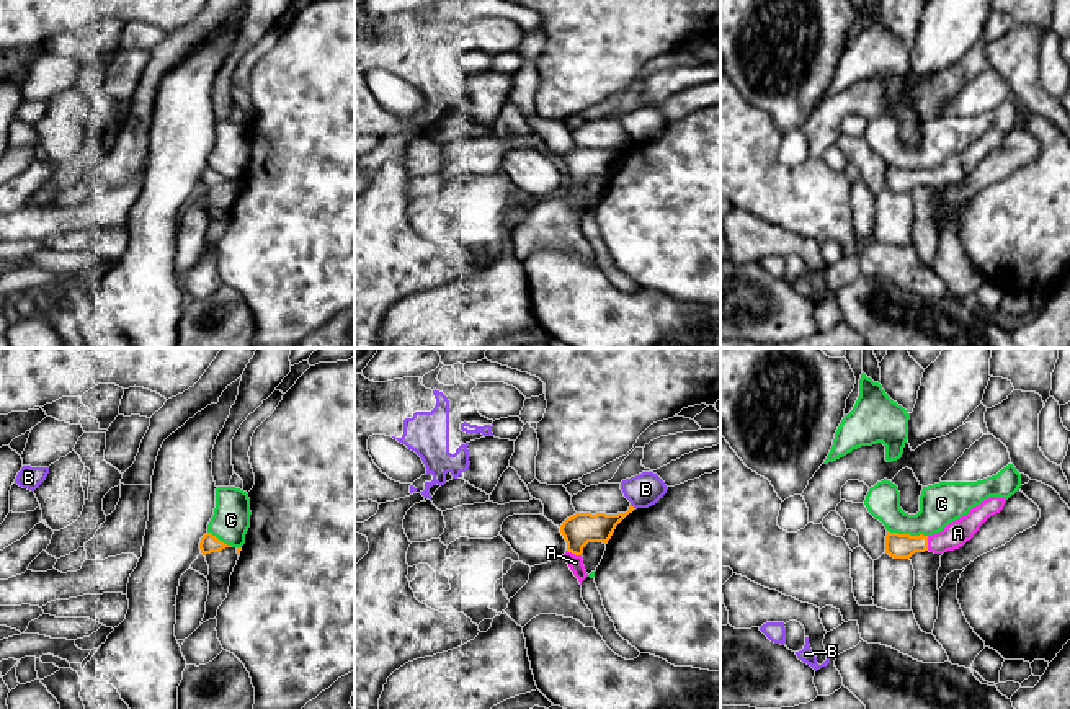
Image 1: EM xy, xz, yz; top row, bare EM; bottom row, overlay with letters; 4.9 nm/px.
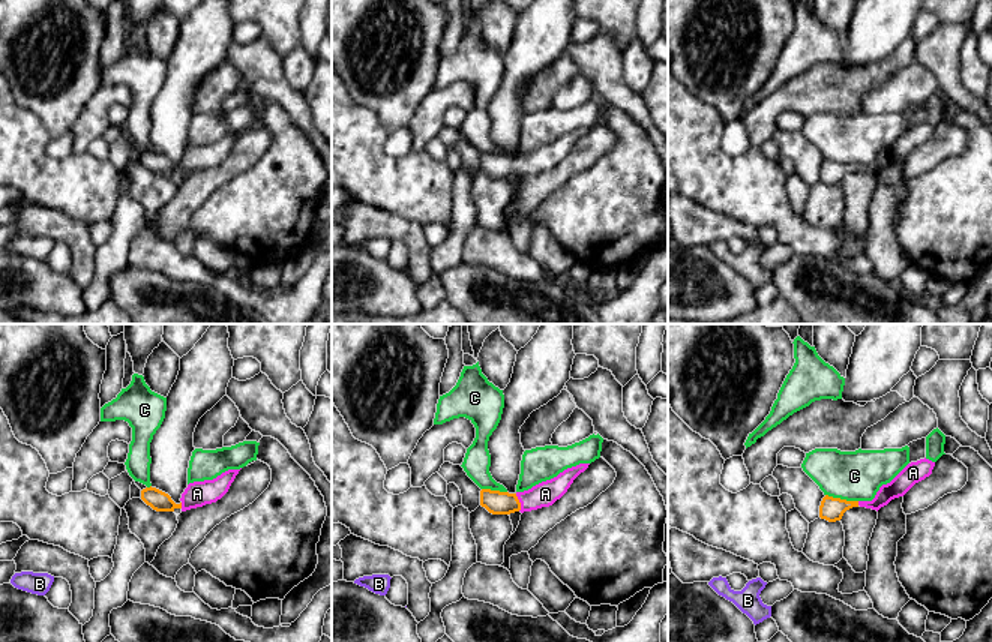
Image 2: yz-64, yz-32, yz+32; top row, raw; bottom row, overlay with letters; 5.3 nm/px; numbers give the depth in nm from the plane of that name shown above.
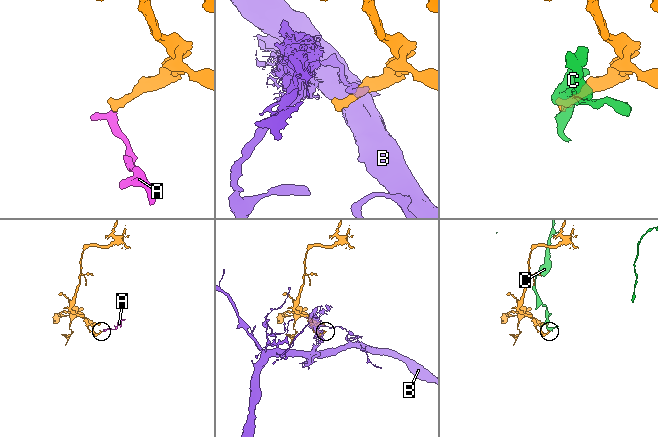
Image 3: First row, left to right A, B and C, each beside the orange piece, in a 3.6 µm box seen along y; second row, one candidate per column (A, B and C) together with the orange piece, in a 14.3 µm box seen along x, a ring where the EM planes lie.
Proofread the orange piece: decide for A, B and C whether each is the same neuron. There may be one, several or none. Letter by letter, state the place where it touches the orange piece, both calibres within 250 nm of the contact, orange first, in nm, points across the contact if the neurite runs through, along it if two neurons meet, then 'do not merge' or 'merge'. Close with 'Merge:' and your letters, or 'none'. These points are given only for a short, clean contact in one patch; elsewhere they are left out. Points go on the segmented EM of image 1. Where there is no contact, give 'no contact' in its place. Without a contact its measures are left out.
A: meets orange in xz at (574, 552); 160 nm thick on the orange side, 80 nm on the other; runs through xz (582, 528), (577, 533), (574, 552), (575, 562); merge
B: meets orange in xz at (633, 507); 140 nm thick on the orange side, 160 nm on the other; border along xz (631, 503), (636, 508); do not merge
C: meets orange in yz at (907, 535); 130 nm thick on the orange side, 200 nm on the other; border along yz (887, 530), (927, 536); do not merge
Merge: A

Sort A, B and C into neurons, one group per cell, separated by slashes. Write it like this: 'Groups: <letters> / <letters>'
Groups: A / B / C

